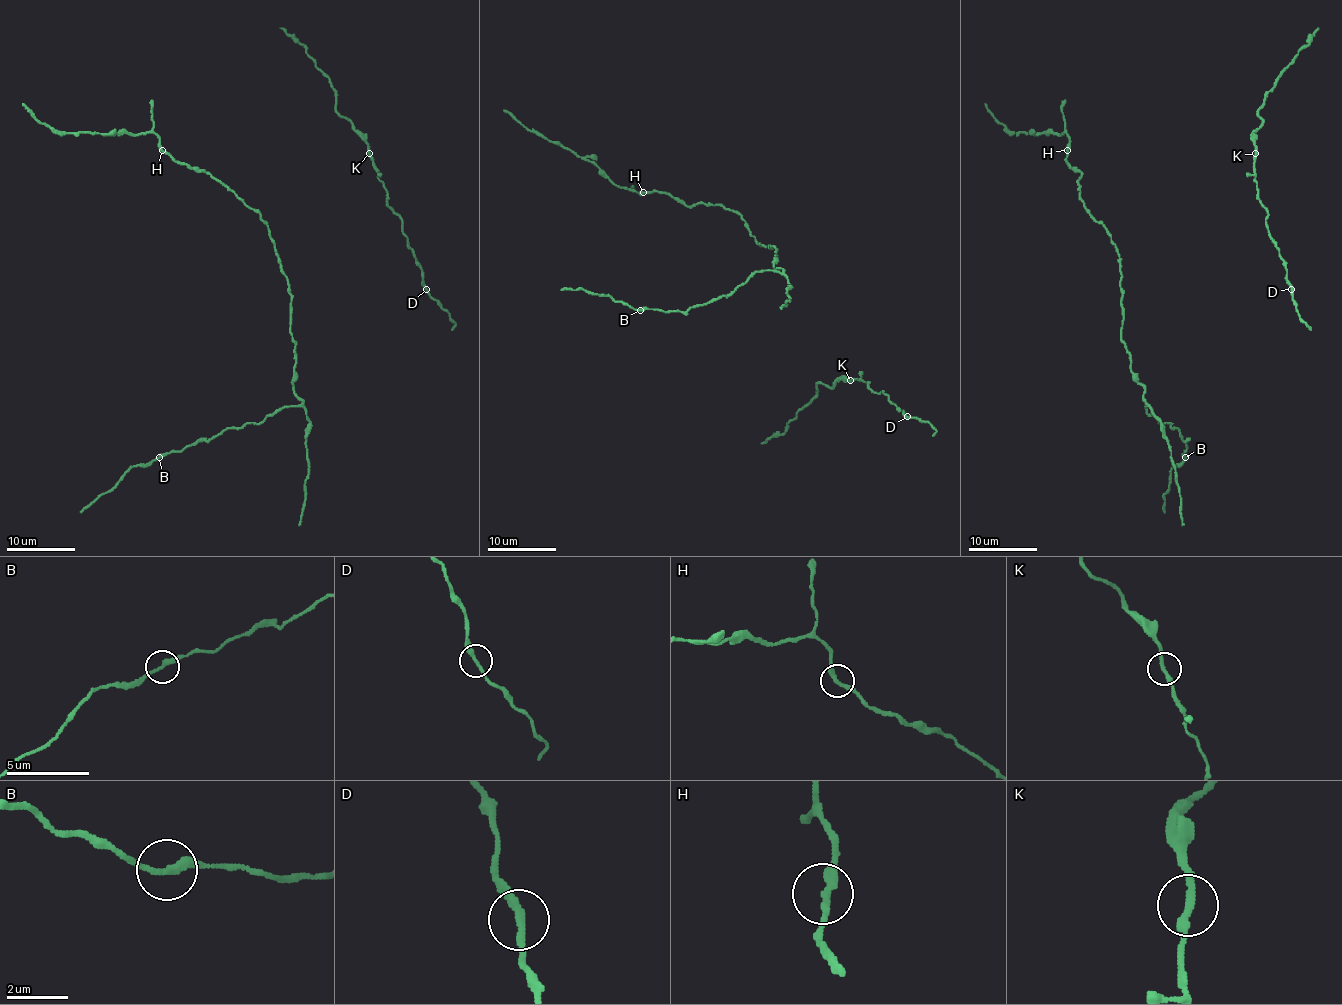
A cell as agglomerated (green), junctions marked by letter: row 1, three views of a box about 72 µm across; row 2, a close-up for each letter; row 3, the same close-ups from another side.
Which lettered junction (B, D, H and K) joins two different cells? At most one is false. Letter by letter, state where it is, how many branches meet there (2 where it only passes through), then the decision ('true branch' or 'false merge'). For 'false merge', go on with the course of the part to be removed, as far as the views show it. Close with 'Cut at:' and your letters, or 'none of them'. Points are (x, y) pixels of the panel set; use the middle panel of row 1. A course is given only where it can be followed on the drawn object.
B: (640, 310) | 2 | true branch
D: (907, 416) | 2 | true branch
H: (643, 192) | 2 | true branch
K: (850, 380) | 2 | true branch
Cut at: none of them

